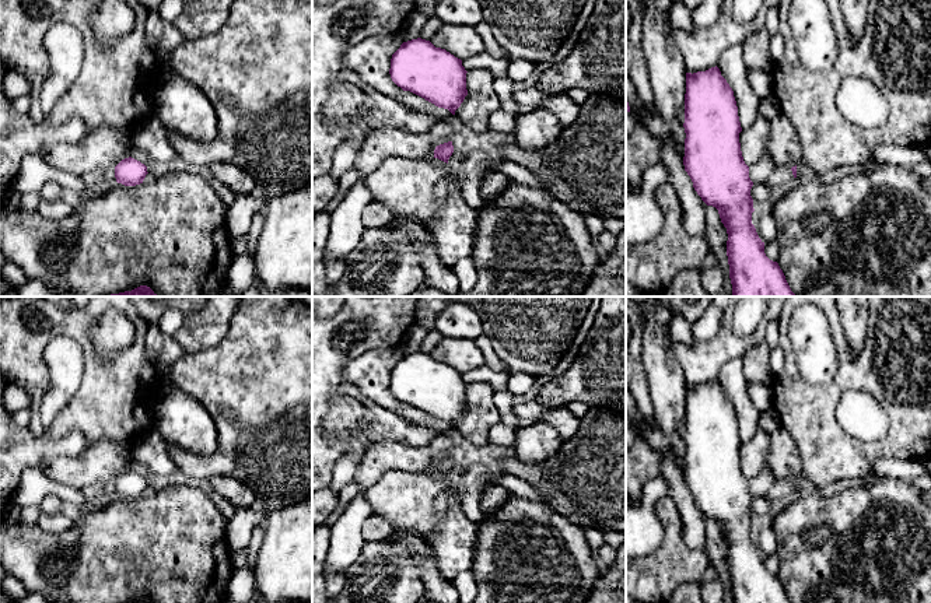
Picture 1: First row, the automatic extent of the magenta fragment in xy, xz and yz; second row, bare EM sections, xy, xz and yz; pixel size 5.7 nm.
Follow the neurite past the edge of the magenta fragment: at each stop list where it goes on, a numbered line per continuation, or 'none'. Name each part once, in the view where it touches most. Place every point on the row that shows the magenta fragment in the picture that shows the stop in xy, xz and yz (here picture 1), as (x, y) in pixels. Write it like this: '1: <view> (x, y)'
none

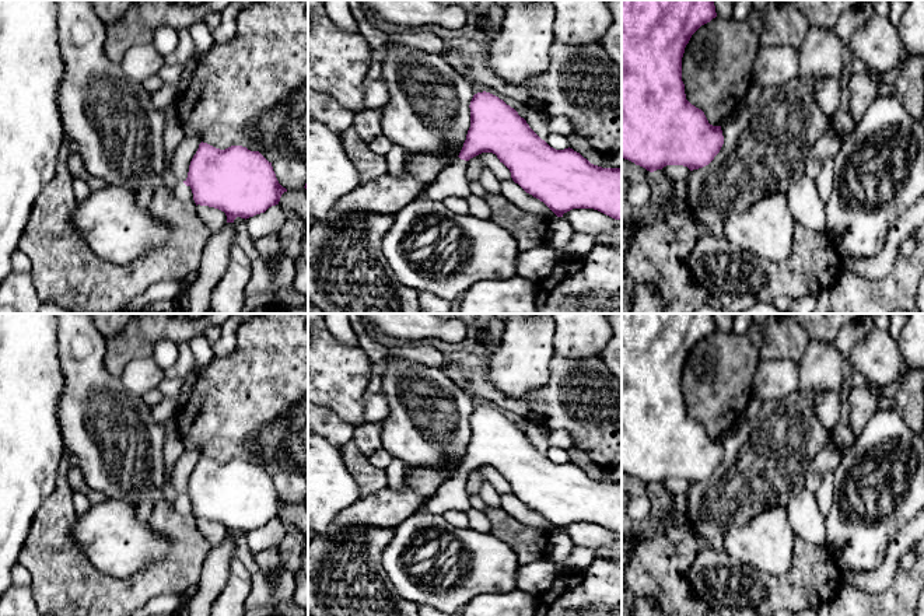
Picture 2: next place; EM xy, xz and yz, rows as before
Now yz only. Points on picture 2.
none

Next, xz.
1: xz (451, 182)

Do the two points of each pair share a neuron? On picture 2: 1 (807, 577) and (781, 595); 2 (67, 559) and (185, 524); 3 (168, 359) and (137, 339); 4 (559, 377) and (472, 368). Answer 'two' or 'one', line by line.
1: one
2: one
3: two
4: one

